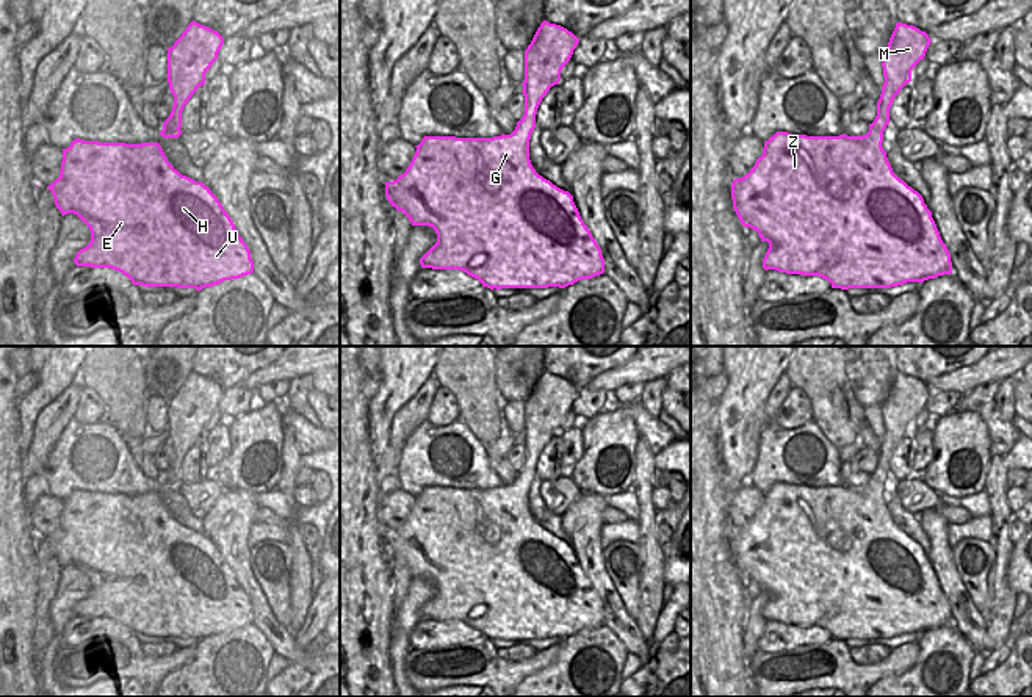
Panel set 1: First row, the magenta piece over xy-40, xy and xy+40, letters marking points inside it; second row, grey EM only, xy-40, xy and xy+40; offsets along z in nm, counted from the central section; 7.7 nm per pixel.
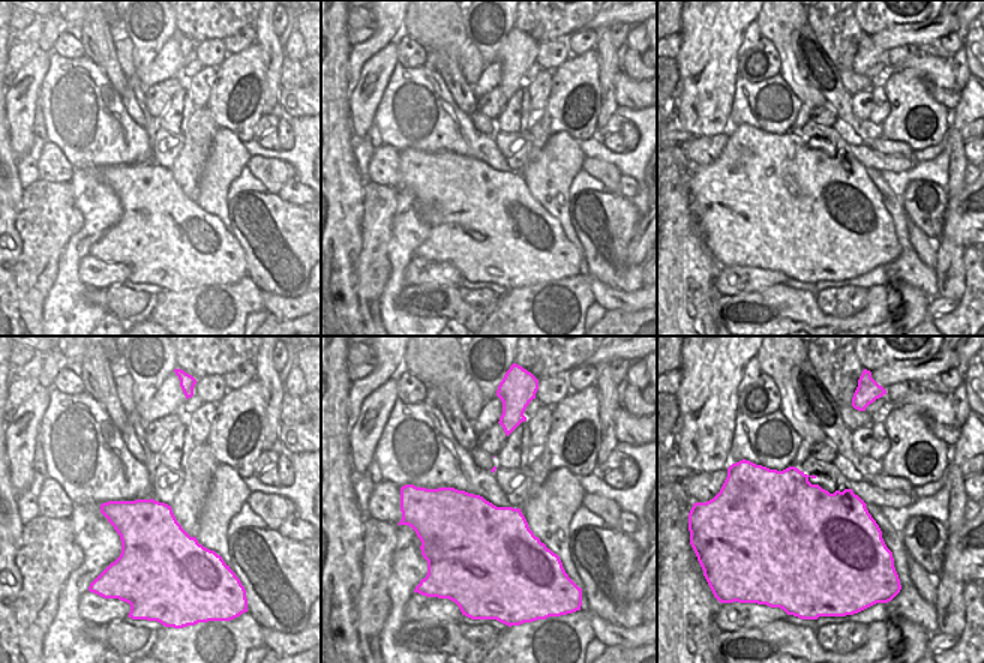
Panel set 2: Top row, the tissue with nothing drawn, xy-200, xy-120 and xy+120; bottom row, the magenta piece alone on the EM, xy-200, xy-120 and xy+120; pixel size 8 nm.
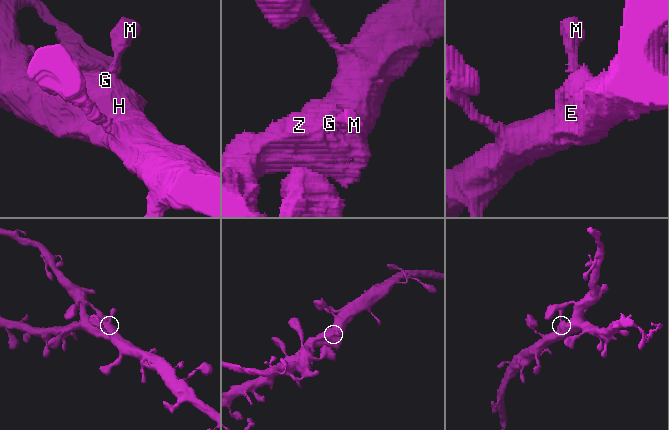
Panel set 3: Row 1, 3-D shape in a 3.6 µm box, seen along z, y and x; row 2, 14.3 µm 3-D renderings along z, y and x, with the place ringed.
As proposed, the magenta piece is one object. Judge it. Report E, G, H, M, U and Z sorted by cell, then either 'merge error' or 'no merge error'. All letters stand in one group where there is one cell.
E G H M U Z | no merge error

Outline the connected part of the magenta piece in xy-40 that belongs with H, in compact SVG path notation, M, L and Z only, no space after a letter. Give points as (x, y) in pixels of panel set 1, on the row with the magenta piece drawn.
M74 139L63 149L60 177L47 186L61 215L77 215L91 230L91 241L74 258L77 266L111 268L133 285L196 288L218 285L254 273L247 244L218 197L202 182L182 175L158 143L99 143Z

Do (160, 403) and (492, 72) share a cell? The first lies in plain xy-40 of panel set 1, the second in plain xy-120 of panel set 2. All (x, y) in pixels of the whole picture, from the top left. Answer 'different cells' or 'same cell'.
different cells

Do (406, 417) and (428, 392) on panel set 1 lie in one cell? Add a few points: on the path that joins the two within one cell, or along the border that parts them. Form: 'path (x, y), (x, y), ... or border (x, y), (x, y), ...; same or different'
path (412, 411), (425, 398); same

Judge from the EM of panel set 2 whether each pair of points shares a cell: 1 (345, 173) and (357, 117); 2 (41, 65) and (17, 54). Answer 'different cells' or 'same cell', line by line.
1: different cells
2: different cells

